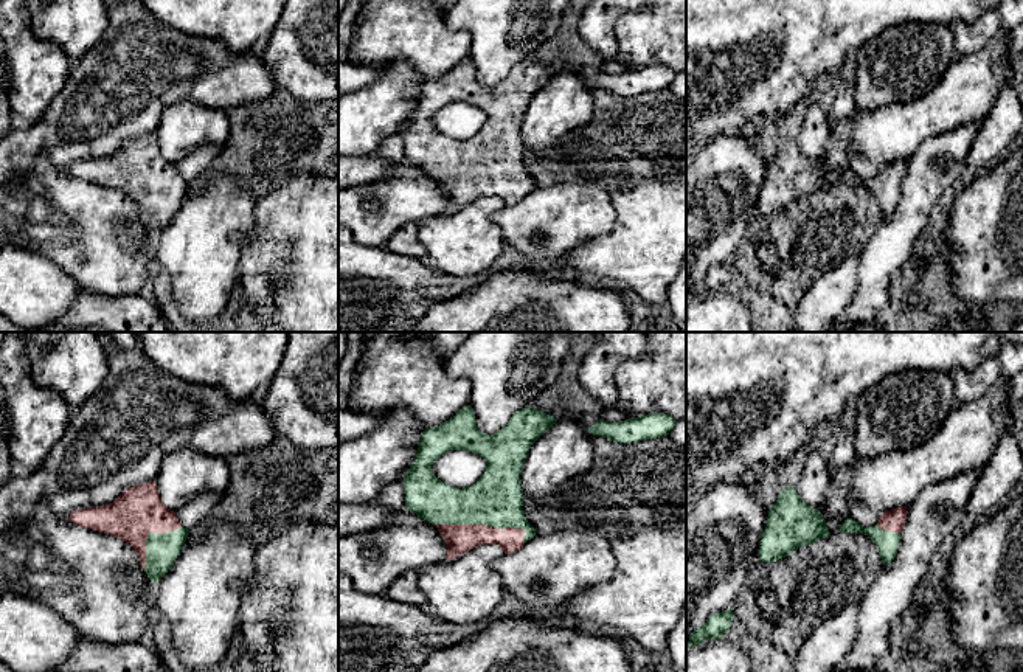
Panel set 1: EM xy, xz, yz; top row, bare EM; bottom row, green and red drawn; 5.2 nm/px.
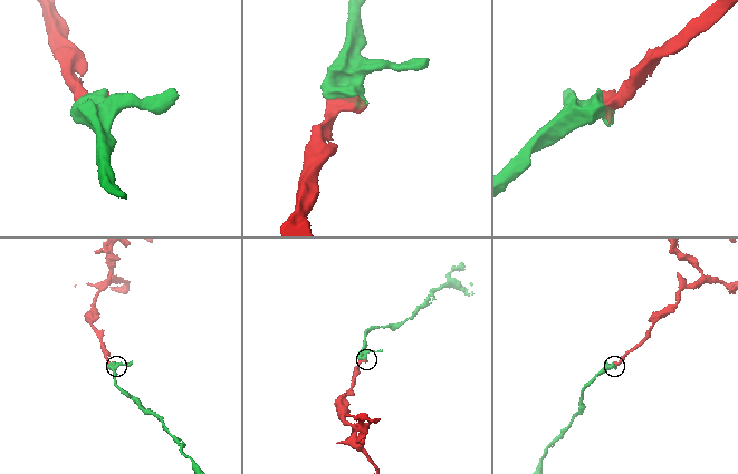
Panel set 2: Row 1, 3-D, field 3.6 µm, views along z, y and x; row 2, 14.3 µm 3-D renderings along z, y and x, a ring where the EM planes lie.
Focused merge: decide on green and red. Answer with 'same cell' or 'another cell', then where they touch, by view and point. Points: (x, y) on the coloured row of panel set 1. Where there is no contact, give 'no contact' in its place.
same cell | xz (486, 525)

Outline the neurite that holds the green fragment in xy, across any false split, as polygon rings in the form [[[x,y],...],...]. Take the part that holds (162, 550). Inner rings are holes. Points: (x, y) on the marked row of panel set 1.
[[[155,481],[127,487],[110,504],[73,511],[68,520],[130,545],[152,584],[172,568],[188,535],[175,512],[161,503]]]

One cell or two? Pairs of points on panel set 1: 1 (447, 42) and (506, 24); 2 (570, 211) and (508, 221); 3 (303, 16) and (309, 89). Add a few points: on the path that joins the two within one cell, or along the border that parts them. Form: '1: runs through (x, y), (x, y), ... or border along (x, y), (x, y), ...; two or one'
1: border along (443, 16), (450, 28), (469, 34), (469, 56); two
2: runs through (554, 221), (523, 221); one
3: runs through (305, 34), (301, 56), (309, 70); one

